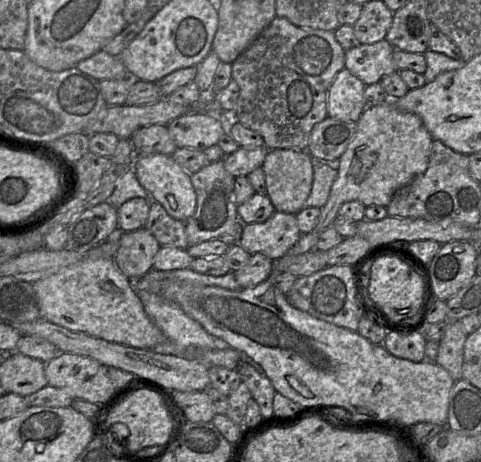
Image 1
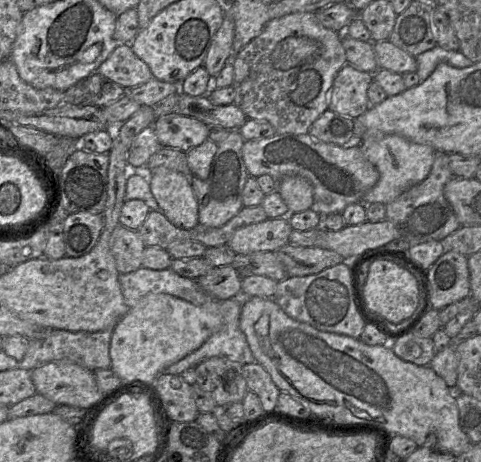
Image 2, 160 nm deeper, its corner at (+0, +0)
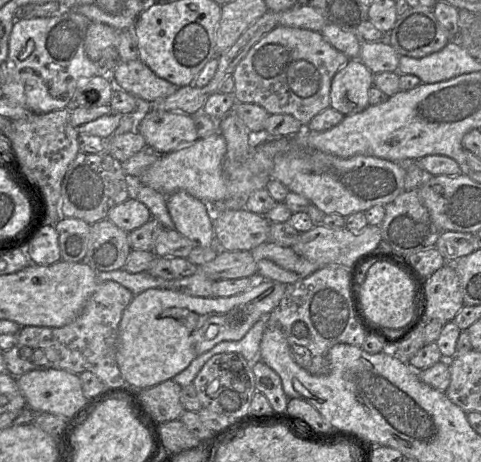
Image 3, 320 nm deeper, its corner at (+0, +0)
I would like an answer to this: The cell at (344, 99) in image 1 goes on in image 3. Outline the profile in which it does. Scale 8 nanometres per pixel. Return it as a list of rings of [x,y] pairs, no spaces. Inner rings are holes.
[[[350,59],[332,79],[330,107],[344,116],[365,110],[369,104],[369,91],[374,85],[374,74],[358,59]]]

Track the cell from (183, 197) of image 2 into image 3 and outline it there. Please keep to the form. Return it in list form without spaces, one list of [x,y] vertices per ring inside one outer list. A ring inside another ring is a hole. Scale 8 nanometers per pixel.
[[[178,191],[166,196],[166,205],[174,230],[192,241],[195,246],[215,245],[213,211],[208,203],[187,192]]]

